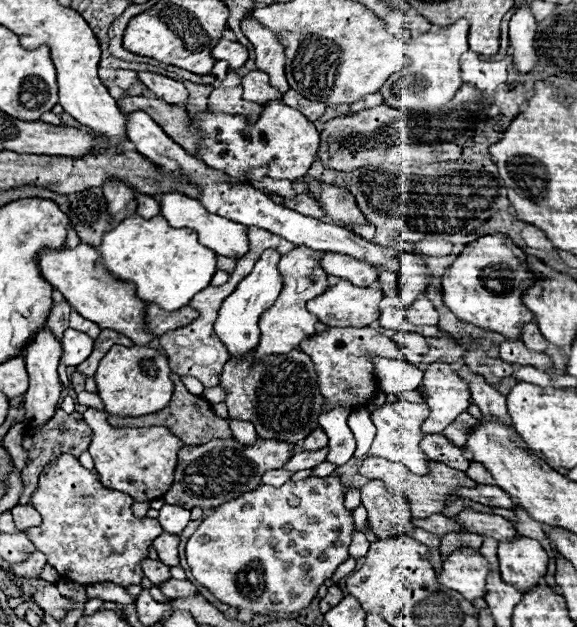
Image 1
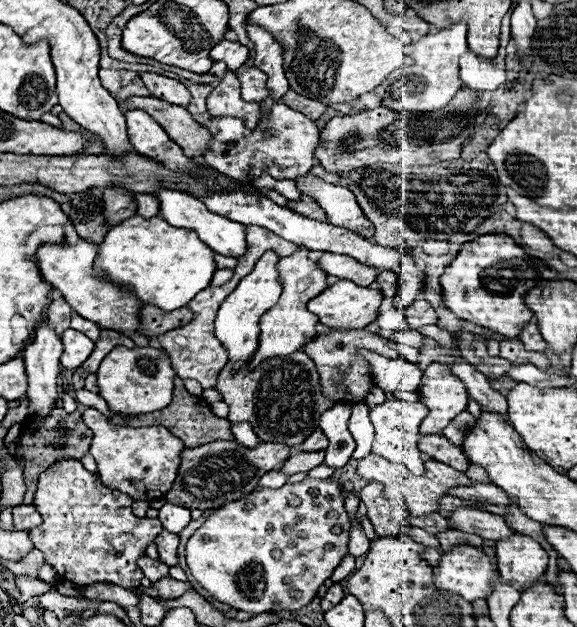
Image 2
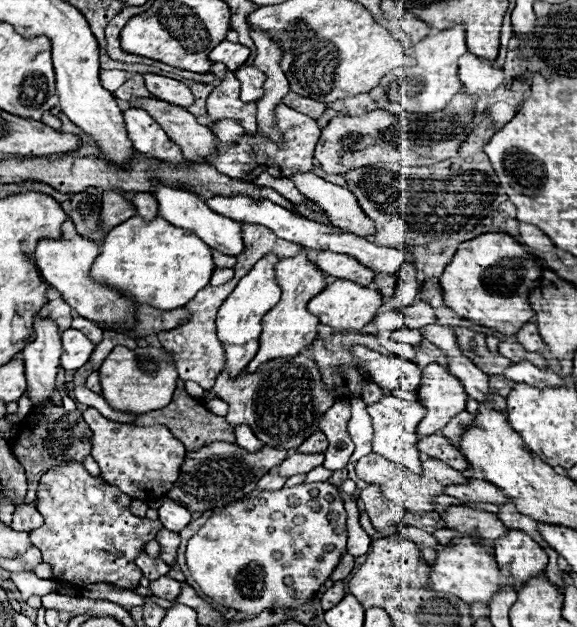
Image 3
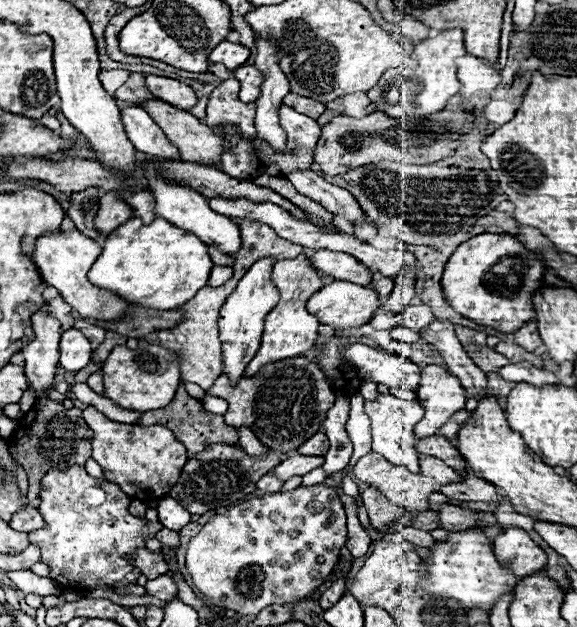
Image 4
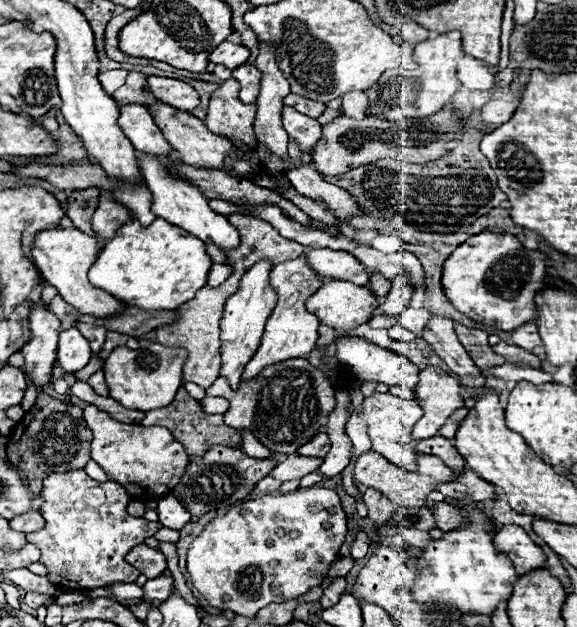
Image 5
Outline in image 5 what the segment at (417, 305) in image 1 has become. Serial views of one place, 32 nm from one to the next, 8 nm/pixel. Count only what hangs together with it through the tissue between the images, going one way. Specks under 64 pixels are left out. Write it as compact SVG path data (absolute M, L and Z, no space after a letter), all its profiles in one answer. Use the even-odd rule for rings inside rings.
M406 308L406 312L400 316L400 324L406 326L408 330L412 330L418 338L422 338L422 330L424 330L424 324L428 322L428 316L432 316L426 308Z

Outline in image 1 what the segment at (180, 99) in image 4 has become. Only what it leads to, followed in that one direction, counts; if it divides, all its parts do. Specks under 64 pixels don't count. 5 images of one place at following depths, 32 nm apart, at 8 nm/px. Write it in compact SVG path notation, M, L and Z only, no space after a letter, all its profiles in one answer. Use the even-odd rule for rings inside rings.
M138 72L138 78L142 80L142 84L156 98L162 98L164 102L170 102L170 104L186 106L188 90L184 88L182 82L176 82L172 78L166 78L166 76L160 76L160 74L152 74L152 72Z

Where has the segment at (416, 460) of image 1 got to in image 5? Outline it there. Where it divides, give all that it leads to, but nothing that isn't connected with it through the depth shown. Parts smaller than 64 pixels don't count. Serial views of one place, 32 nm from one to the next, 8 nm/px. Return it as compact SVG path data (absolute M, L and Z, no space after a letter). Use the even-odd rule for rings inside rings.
M374 392L372 396L364 398L362 402L362 418L366 420L366 432L370 436L372 442L372 450L382 454L386 460L390 460L392 464L398 464L406 470L416 470L416 452L410 450L410 430L416 424L416 420L420 420L422 416L422 408L416 404L416 400L402 400L390 392L382 394L382 392Z

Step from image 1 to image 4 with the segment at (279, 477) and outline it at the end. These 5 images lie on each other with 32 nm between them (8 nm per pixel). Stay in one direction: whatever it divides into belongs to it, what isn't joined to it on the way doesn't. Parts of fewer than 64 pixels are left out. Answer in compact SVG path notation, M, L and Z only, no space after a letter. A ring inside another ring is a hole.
M266 474L258 484L256 484L256 488L260 490L260 492L278 492L280 488L282 488L282 480L276 480L276 476L272 476L272 474Z

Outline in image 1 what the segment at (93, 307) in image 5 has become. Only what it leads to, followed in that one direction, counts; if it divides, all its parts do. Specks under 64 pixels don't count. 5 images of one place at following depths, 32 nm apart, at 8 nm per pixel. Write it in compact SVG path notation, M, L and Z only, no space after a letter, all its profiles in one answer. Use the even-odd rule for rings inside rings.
M80 242L76 248L44 248L40 250L42 276L64 294L66 302L86 320L96 322L100 328L116 330L134 340L136 346L146 346L154 336L144 328L144 300L140 300L128 282L118 282L100 264L98 248Z

